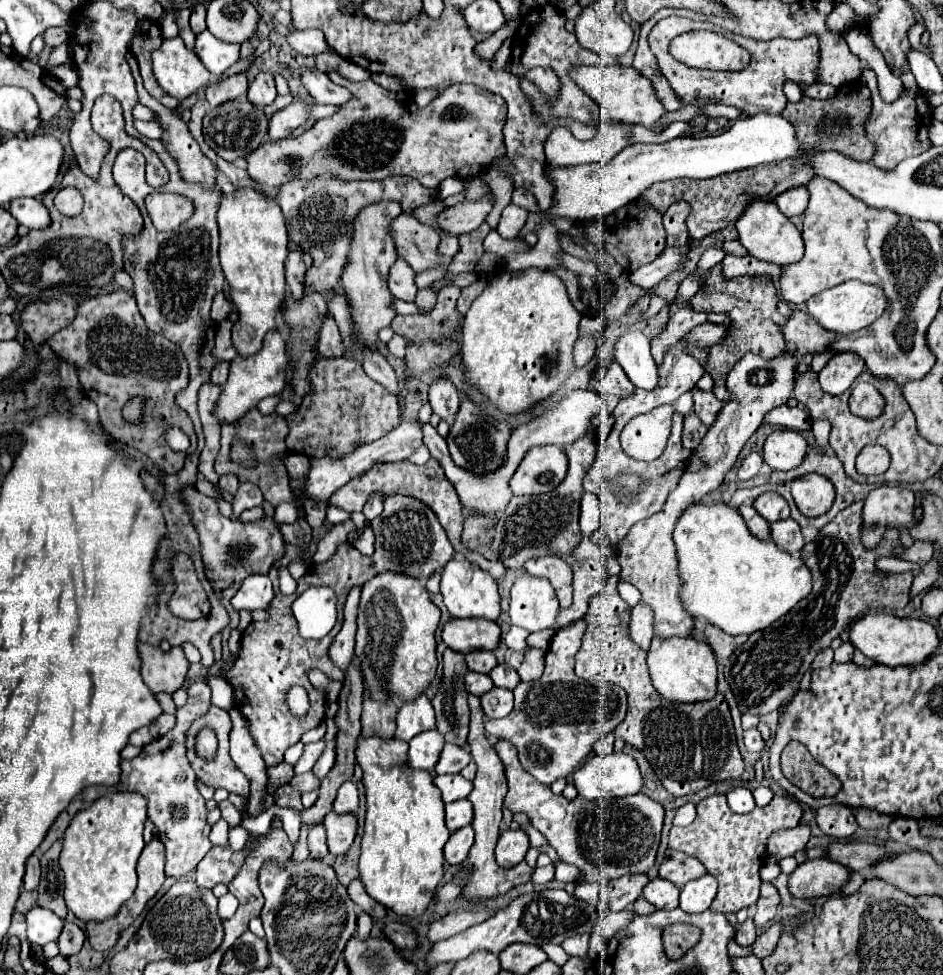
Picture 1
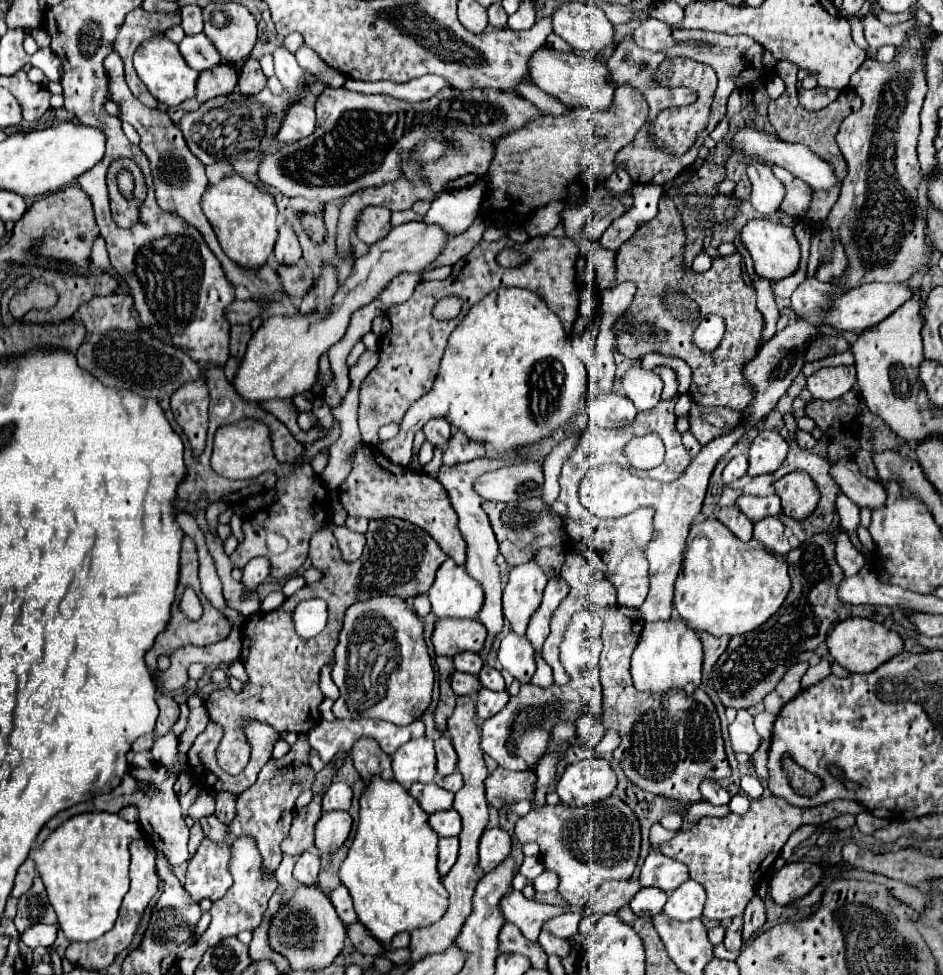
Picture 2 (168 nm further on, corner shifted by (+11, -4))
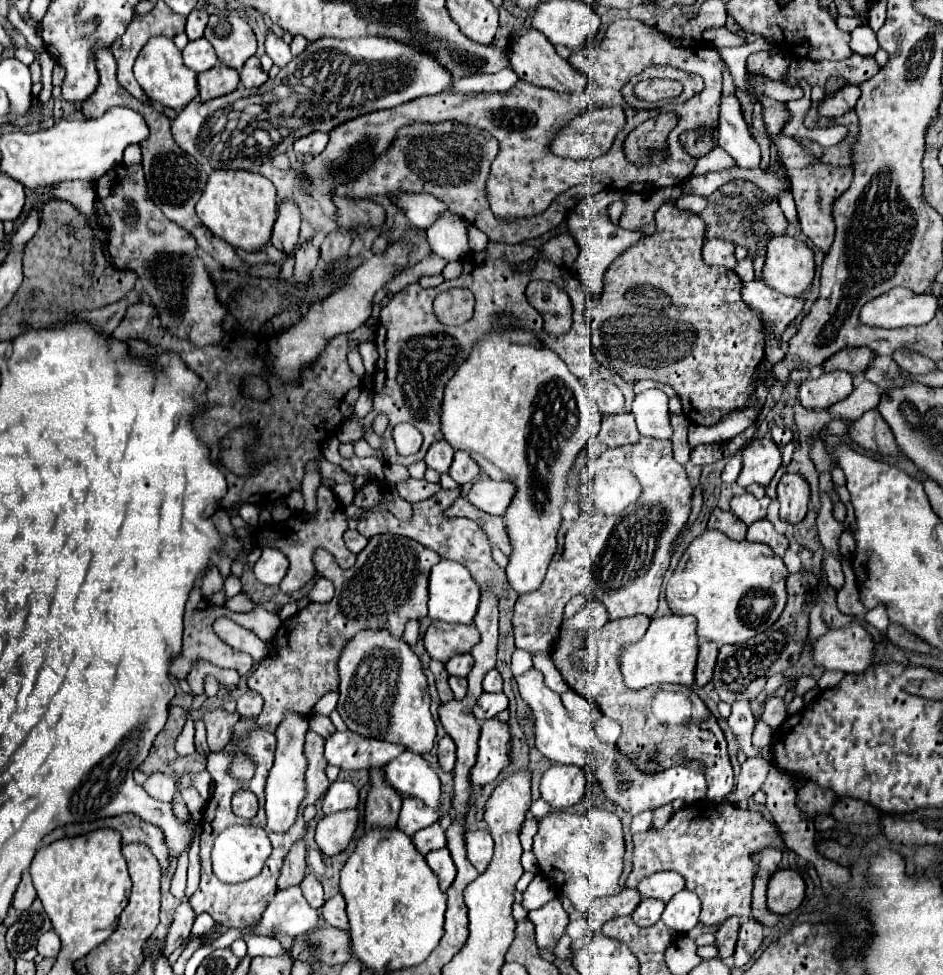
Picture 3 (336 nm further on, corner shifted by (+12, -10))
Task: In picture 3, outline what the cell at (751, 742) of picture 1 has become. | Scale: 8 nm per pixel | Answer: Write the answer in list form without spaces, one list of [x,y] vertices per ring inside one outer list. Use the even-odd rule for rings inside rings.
[[[735,702],[731,706],[731,716],[729,716],[729,728],[731,732],[735,734],[737,738],[737,744],[739,744],[739,750],[745,752],[747,758],[755,758],[759,756],[759,750],[753,742],[751,742],[751,734],[753,734],[753,728],[755,728],[755,716],[751,714],[751,708],[749,708],[749,702]]]

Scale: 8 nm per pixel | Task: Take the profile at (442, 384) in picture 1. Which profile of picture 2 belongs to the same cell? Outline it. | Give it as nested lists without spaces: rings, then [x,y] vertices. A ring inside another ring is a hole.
[[[432,420],[432,422],[428,422],[428,424],[424,426],[424,436],[426,436],[426,440],[428,440],[434,448],[442,448],[442,446],[450,440],[452,428],[450,428],[450,424],[444,422],[444,420]]]

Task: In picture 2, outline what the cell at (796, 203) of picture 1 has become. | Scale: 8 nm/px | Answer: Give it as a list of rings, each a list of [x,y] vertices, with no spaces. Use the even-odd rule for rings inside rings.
[[[762,160],[748,162],[748,178],[752,182],[752,206],[764,216],[770,216],[774,210],[780,208],[784,186],[776,180],[770,166]]]

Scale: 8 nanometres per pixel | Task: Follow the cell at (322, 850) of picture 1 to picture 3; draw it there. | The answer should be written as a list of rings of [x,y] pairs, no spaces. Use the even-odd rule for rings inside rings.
[[[307,872],[307,876],[303,878],[303,882],[299,886],[303,890],[303,896],[307,898],[307,902],[313,908],[319,908],[319,906],[325,904],[325,900],[323,900],[323,886],[319,884],[319,880],[311,872]]]

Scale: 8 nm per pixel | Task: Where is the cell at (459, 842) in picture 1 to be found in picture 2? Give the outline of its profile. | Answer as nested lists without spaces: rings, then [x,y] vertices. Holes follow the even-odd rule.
[[[440,838],[438,848],[438,872],[440,876],[446,876],[458,858],[458,838]]]

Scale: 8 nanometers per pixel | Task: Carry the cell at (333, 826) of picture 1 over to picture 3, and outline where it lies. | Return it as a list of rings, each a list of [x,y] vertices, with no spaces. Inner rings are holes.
[[[341,810],[329,816],[323,816],[315,828],[315,842],[319,850],[327,856],[343,852],[353,840],[357,826],[357,810]]]

